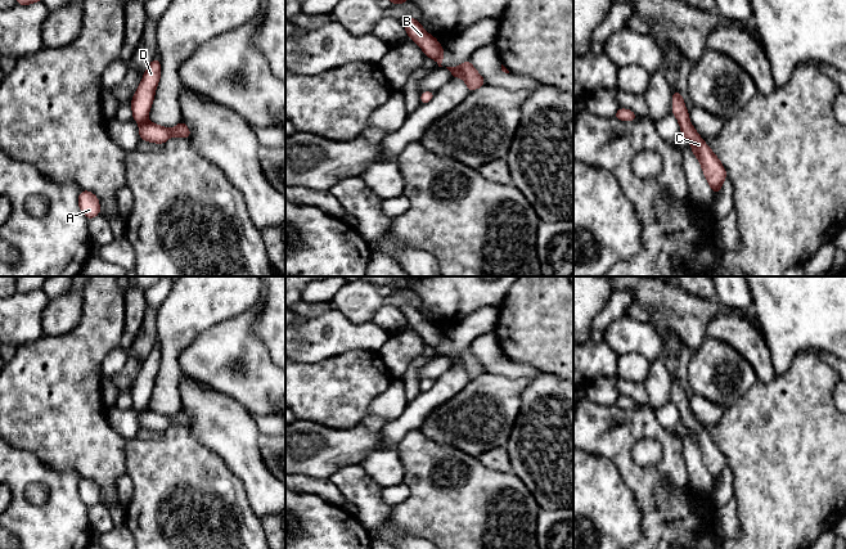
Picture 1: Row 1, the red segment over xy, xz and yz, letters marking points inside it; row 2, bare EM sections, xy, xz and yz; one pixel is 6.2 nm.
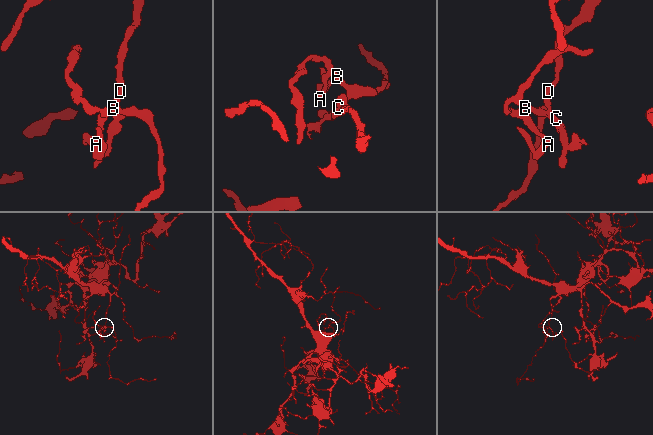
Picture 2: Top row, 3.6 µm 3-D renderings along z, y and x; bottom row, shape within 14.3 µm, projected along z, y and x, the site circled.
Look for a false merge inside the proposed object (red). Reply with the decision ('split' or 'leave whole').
leave whole

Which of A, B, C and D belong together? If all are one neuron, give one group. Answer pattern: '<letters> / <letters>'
A B C D

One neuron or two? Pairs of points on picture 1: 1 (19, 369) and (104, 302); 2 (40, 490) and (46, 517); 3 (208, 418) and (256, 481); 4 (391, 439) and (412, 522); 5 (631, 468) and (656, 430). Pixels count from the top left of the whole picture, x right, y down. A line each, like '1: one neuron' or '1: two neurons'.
1: one neuron
2: two neurons
3: one neuron
4: two neurons
5: one neuron

